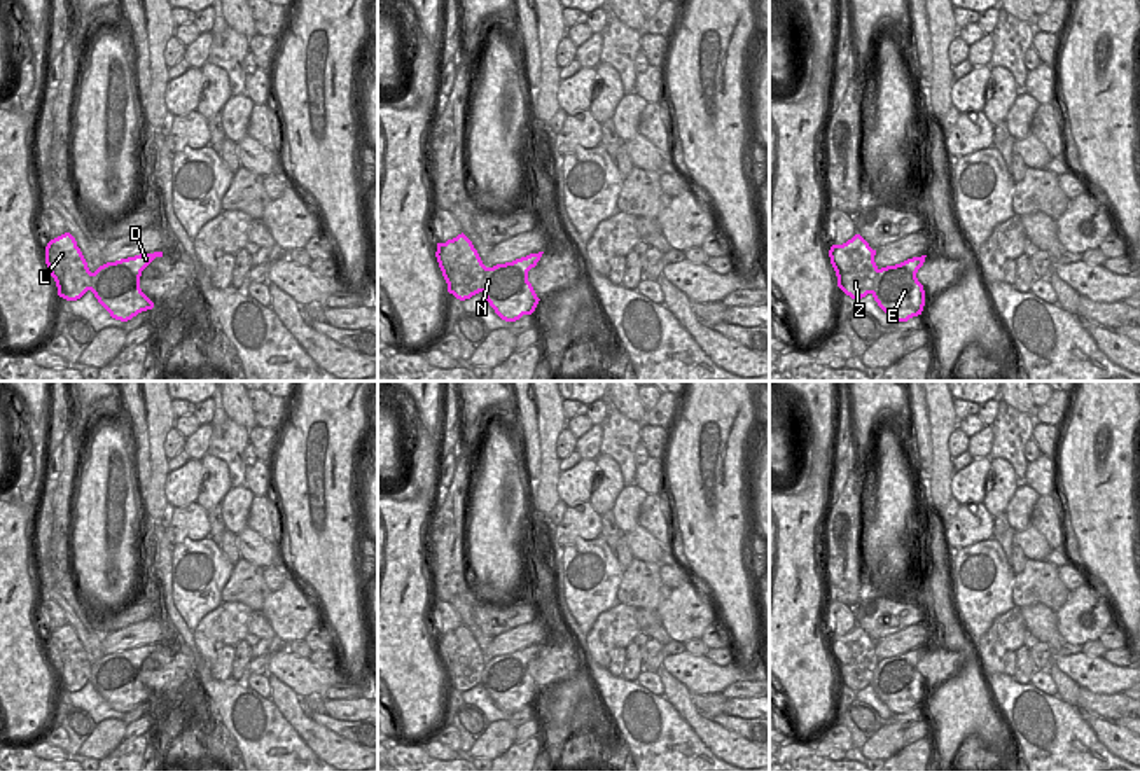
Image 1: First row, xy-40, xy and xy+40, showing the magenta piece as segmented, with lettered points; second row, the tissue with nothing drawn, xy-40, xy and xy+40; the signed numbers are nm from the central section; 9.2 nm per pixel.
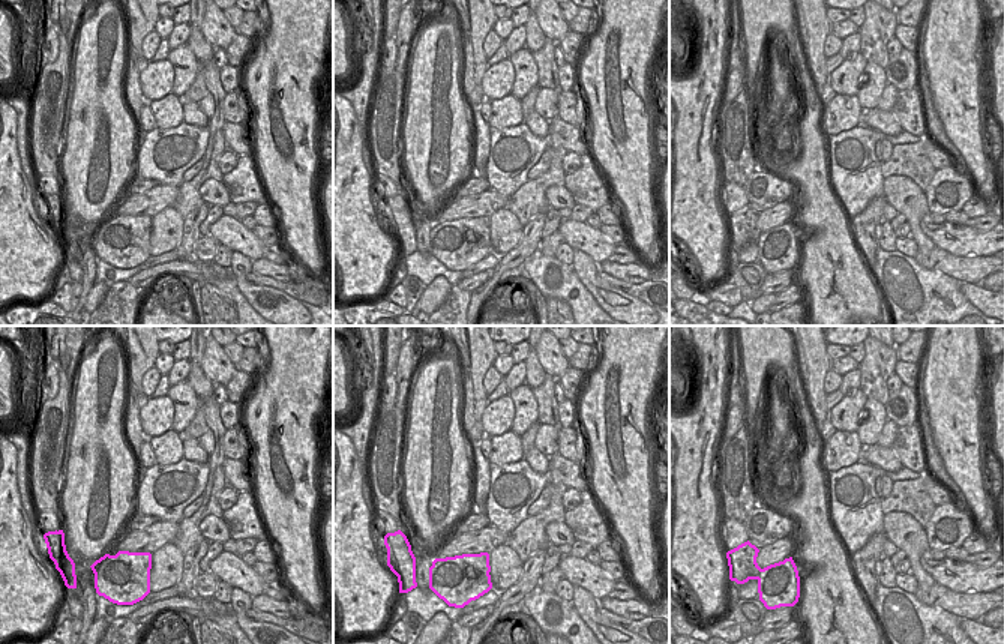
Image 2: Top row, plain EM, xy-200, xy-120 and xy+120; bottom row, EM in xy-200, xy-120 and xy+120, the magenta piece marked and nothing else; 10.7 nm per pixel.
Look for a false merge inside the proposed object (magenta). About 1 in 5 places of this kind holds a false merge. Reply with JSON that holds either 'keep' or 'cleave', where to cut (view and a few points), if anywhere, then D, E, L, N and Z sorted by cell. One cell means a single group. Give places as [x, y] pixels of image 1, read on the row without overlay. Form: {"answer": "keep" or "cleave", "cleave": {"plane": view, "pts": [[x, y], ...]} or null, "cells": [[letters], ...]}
{"answer": "keep", "cleave": null, "cells": [["D", "E", "L", "N", "Z"]]}

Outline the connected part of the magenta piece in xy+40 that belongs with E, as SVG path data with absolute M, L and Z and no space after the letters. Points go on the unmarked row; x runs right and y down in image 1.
M860 626L843 636L832 636L829 649L838 678L855 692L871 685L892 713L907 713L921 706L925 682L916 664L927 647L881 661L876 657L874 647L876 642Z

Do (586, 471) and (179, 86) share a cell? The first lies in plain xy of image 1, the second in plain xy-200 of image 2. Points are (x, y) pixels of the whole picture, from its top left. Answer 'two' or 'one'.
two

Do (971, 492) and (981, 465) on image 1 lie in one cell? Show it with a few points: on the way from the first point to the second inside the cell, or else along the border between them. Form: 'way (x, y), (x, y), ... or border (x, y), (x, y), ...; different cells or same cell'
way (971, 485), (976, 472); same cell

